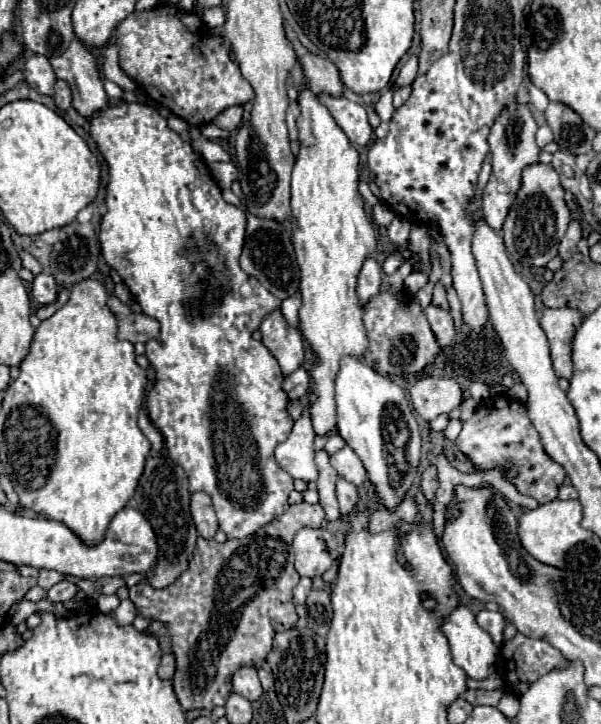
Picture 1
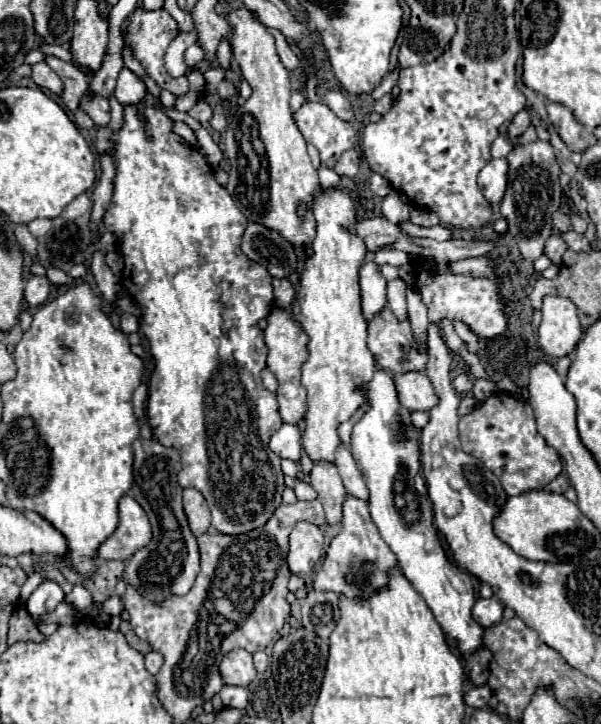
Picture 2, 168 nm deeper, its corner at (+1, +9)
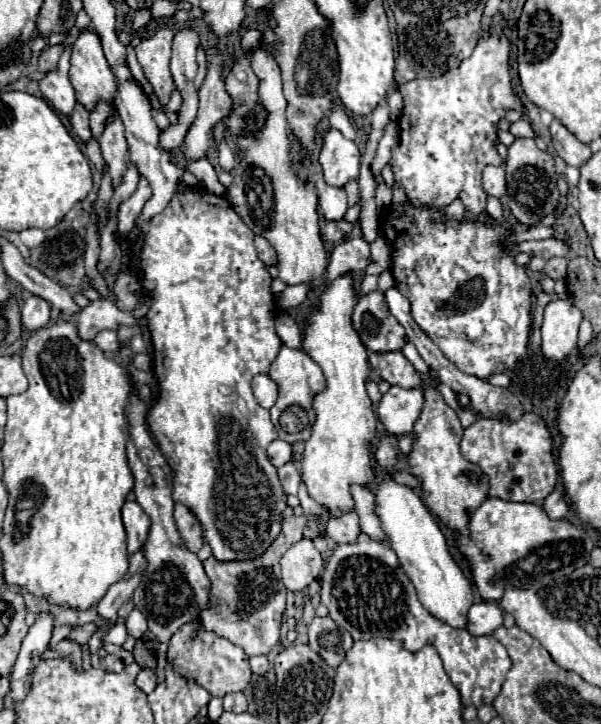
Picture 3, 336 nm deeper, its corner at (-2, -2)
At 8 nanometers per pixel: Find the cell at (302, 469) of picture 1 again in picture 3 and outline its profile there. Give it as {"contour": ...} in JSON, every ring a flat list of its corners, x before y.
{"contour":[[273,440,269,444,269,448,267,448,267,458,269,458,269,462,275,468,279,468,279,466,291,462,291,458,293,458,293,446,289,442,285,442,285,440]]}

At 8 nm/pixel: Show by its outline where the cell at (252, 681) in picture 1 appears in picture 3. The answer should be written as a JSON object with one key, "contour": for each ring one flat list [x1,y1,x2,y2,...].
{"contour":[[185,624,179,632,171,636,167,654,173,660,177,672,197,680,203,688,211,692,211,696,243,692,251,680,251,666,247,654,235,644,229,644,229,640,221,640,219,636,213,636,213,632,205,632,195,624]]}

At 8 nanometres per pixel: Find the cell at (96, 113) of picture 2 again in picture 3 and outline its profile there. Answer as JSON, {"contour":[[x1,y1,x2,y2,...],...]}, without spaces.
{"contour":[[113,120,107,124,103,136,99,138,103,158,109,166,109,174,113,178,113,186,119,186,121,174,125,170,127,162,127,140,125,140,125,128,121,120]]}

